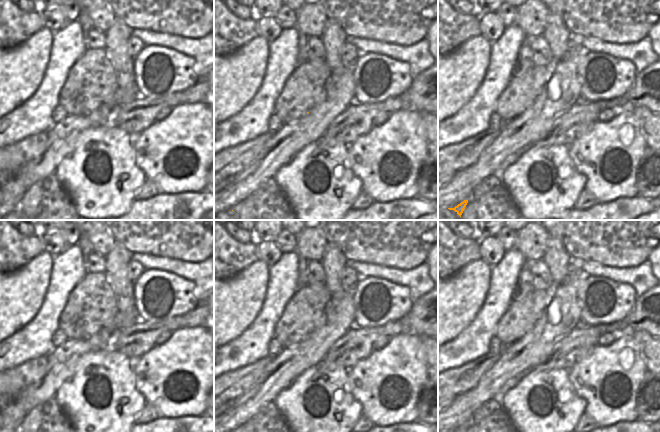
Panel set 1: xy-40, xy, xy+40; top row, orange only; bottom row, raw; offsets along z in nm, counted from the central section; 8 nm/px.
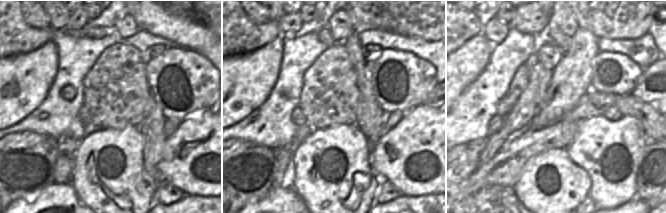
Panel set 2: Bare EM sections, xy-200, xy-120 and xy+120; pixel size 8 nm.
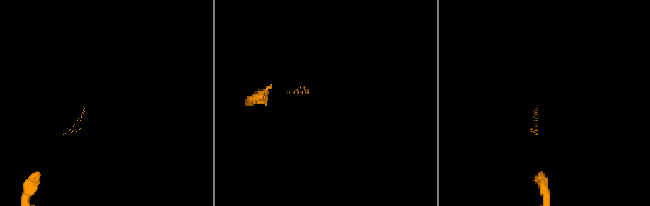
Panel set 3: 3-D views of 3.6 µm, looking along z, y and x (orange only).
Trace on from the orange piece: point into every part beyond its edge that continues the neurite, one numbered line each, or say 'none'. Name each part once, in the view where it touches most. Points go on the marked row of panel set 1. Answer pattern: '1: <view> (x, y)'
none.

